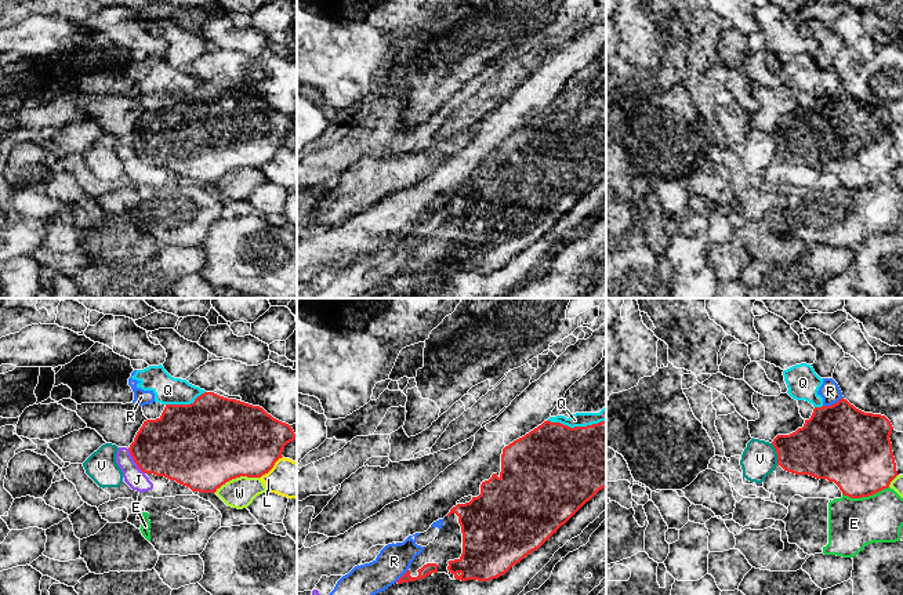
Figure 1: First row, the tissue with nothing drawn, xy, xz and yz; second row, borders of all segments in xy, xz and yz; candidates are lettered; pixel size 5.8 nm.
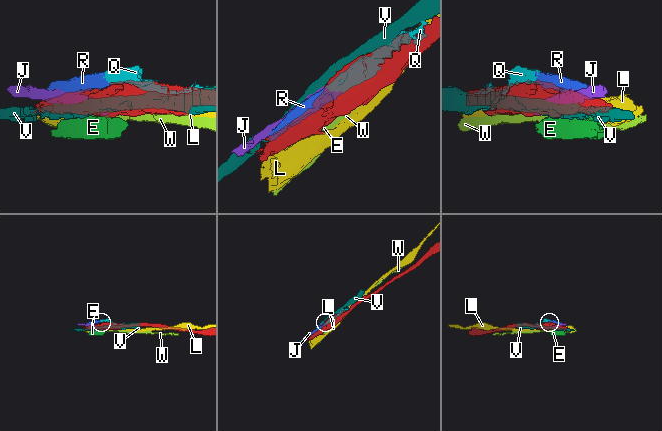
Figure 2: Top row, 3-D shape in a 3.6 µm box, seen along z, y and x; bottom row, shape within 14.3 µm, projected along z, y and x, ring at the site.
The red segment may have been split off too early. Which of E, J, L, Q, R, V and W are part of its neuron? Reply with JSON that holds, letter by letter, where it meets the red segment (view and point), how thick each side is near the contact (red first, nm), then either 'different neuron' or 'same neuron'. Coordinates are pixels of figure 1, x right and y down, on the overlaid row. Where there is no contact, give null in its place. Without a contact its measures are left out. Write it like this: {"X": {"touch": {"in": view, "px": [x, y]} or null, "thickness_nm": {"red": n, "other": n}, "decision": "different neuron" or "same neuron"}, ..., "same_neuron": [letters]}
{"E": {"touch": {"in": "yz", "px": [865, 496]}, "thickness_nm": {"red": 420, "other": 300}, "decision": "different neuron"}, "J": {"touch": {"in": "xy", "px": [134, 460]}, "thickness_nm": {"red": 380, "other": 120}, "decision": "different neuron"}, "L": {"touch": {"in": "xy", "px": [271, 468]}, "thickness_nm": {"red": 440, "other": 220}, "decision": "different neuron"}, "Q": {"touch": {"in": "xz", "px": [576, 427]}, "thickness_nm": {"red": 480, "other": 80}, "decision": "different neuron"}, "R": {"touch": {"in": "yz", "px": [834, 403]}, "thickness_nm": {"red": 460, "other": 120}, "decision": "different neuron"}, "V": {"touch": {"in": "yz", "px": [778, 454]}, "thickness_nm": {"red": 320, "other": 200}, "decision": "different neuron"}, "W": {"touch": {"in": "xy", "px": [236, 476]}, "thickness_nm": {"red": 500, "other": 180}, "decision": "different neuron"}, "same_neuron": []}

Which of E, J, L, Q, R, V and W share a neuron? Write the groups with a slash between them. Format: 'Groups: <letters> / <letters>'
Groups: E / J / L / Q R / V / W

